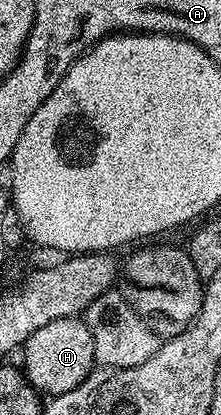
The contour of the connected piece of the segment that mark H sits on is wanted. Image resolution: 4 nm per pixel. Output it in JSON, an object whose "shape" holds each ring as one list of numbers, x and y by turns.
{"shape":[[81,316,55,319,52,323,40,327,26,340,26,344,20,350,26,378,30,381,33,389,39,394,58,397,61,393,72,391,89,373,94,372,96,362,94,360,94,343,92,331,86,326]]}

